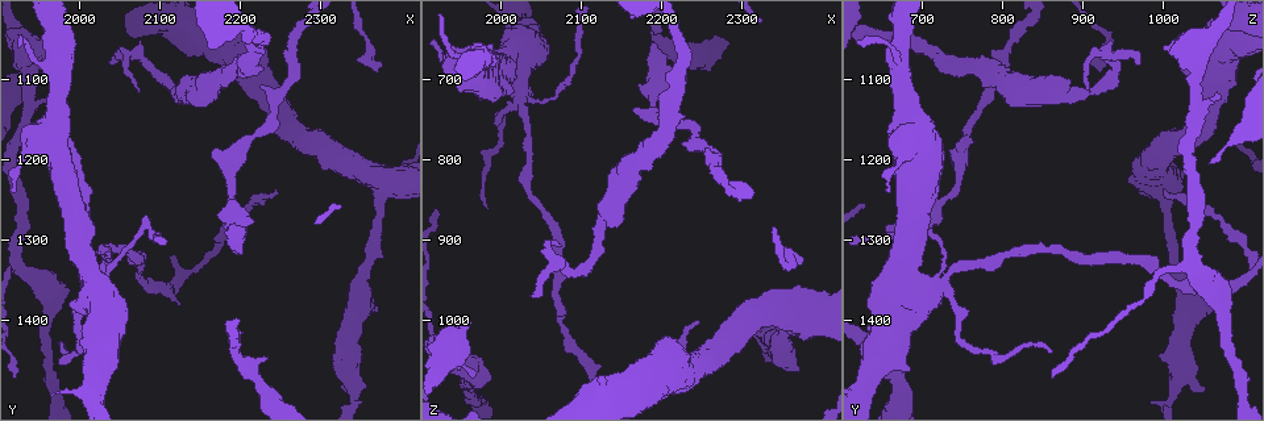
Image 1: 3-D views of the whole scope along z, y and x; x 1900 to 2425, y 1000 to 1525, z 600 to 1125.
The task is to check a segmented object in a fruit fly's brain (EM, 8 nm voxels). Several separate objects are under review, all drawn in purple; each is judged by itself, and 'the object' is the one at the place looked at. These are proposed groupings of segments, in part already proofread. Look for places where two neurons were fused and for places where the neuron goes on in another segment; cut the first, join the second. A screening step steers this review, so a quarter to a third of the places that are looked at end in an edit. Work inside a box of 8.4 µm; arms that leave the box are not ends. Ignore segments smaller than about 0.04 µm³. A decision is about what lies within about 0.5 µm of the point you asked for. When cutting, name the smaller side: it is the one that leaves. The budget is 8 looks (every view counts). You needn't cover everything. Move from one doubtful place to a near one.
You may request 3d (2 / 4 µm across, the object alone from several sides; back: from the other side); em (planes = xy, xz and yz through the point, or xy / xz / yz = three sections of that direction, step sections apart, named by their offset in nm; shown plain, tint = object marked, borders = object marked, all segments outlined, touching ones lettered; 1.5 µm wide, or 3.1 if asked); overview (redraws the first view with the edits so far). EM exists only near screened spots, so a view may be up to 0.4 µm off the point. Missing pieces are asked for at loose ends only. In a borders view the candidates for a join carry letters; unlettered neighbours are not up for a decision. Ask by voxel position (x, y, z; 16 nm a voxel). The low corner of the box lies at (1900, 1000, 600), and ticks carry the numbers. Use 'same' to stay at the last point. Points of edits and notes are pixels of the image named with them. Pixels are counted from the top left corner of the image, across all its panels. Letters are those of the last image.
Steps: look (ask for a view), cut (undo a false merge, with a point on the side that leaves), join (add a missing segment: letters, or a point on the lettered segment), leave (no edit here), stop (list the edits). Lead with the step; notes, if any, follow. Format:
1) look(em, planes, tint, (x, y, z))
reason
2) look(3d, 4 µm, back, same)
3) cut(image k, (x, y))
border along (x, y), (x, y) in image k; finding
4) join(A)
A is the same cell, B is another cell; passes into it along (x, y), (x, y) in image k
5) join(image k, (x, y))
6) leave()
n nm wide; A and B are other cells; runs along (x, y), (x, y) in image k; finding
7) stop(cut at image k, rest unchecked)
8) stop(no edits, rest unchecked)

look(3d, 2 µm, (2370, 1385, 1065))
free end

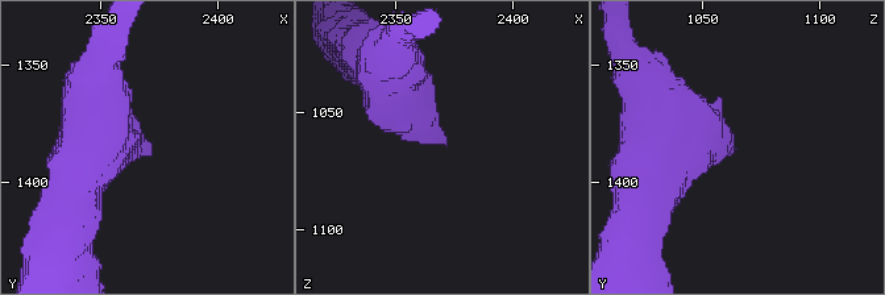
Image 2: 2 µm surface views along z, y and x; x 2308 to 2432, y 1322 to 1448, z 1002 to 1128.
look(em, xy, step 8, tint, (2372, 1384, 1064))

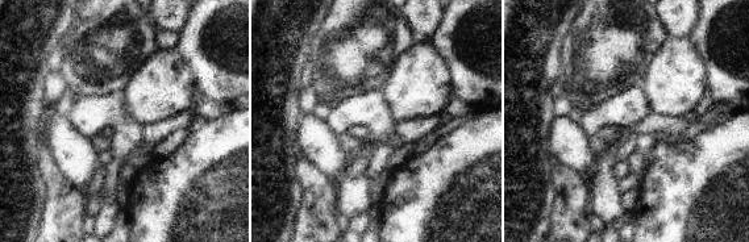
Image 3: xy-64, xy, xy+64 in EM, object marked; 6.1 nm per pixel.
look(em, planes, borders, same)
cut it another way

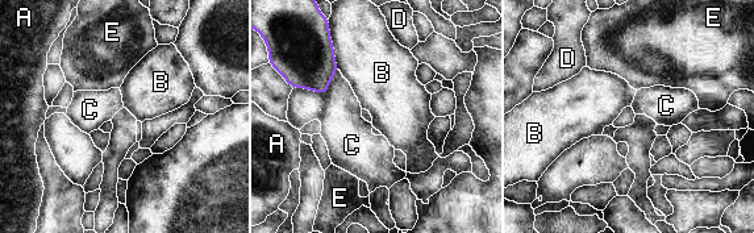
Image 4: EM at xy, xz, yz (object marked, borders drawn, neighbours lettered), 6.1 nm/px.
leave()
A, B, C, D and E are other cells; border along (329, 36), (338, 69) in image 4; none of them fits

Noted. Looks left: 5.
look(3d, 4 µm, (2080, 1350, 1010))

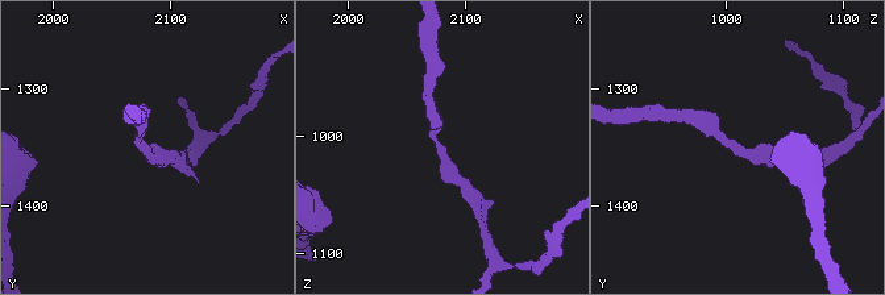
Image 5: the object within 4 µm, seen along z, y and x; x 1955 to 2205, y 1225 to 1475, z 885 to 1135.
look(em, yz, step 8, tint, (2076, 1350, 1008))
arms of 190, 220 nm; now the EM

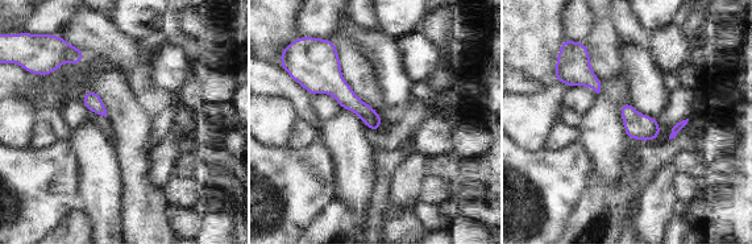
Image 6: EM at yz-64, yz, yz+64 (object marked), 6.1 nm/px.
look(em, xz, step 4, borders, same)

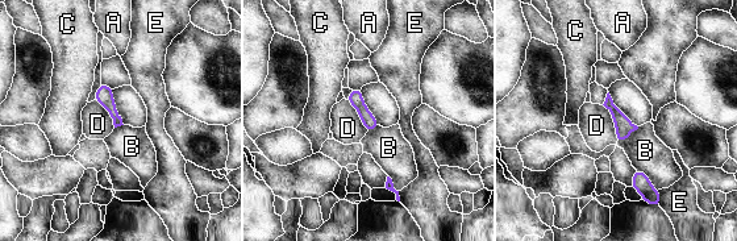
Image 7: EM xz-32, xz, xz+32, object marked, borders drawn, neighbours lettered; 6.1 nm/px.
leave()
80 nm wide; A, B, C, D and E are other cells; border along (603, 104), (612, 119), (616, 142) in image 7; one neuron here

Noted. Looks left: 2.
stop(no edits, rest unchecked)

